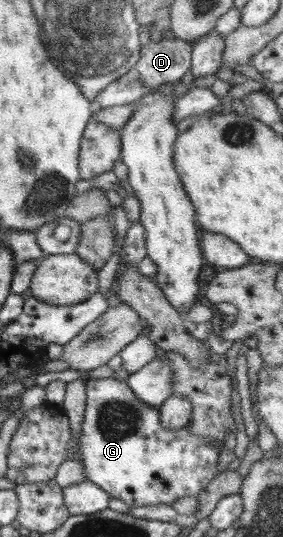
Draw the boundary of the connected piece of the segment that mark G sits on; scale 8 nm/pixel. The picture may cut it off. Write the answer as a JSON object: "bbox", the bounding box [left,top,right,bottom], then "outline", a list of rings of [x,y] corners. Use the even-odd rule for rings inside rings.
{"bbox":[80,379,223,508],"outline":[[[86,379],[85,412],[80,428],[80,459],[88,481],[108,492],[112,498],[124,501],[131,508],[172,502],[184,496],[198,497],[208,482],[220,471],[218,461],[223,445],[198,439],[188,427],[164,428],[160,425],[159,409],[140,401],[130,387],[118,379]]]}

